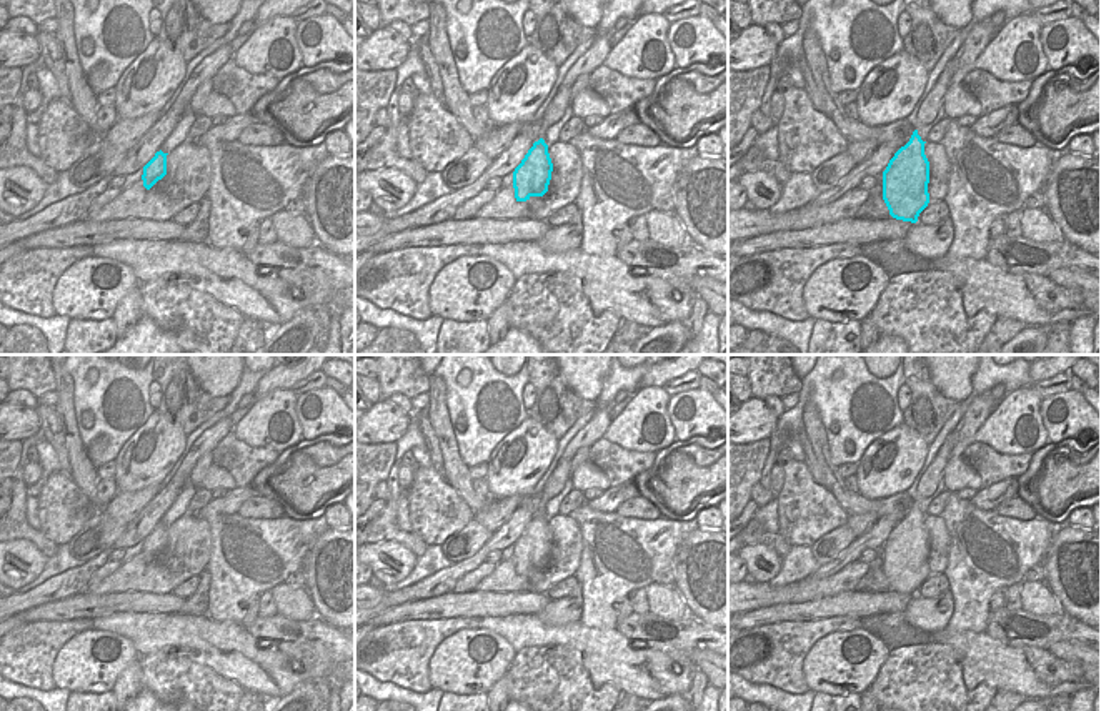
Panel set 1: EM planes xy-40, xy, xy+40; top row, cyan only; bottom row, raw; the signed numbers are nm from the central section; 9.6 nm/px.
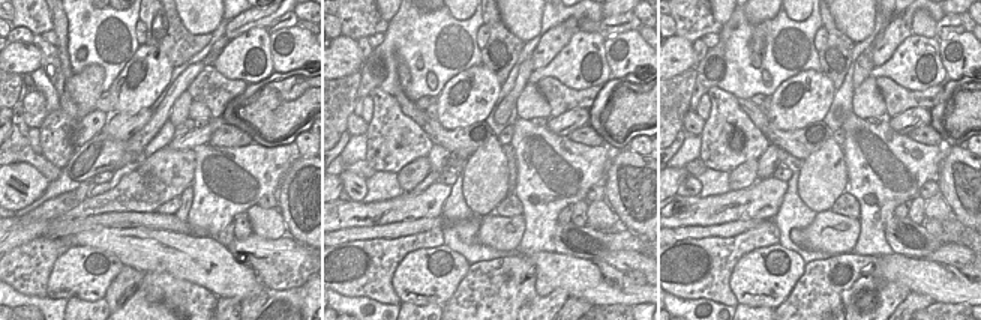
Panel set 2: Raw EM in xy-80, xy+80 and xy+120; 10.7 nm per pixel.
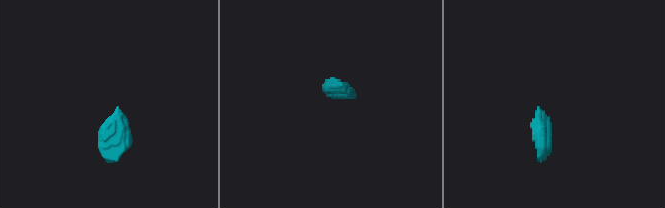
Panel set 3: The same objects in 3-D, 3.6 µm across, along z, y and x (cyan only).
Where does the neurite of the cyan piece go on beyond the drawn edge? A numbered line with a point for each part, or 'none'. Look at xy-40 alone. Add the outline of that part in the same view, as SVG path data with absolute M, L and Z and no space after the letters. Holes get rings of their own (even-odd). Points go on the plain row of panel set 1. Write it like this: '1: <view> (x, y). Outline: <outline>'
none.

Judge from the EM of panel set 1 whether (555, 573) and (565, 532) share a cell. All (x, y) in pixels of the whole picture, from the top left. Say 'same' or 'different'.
same

